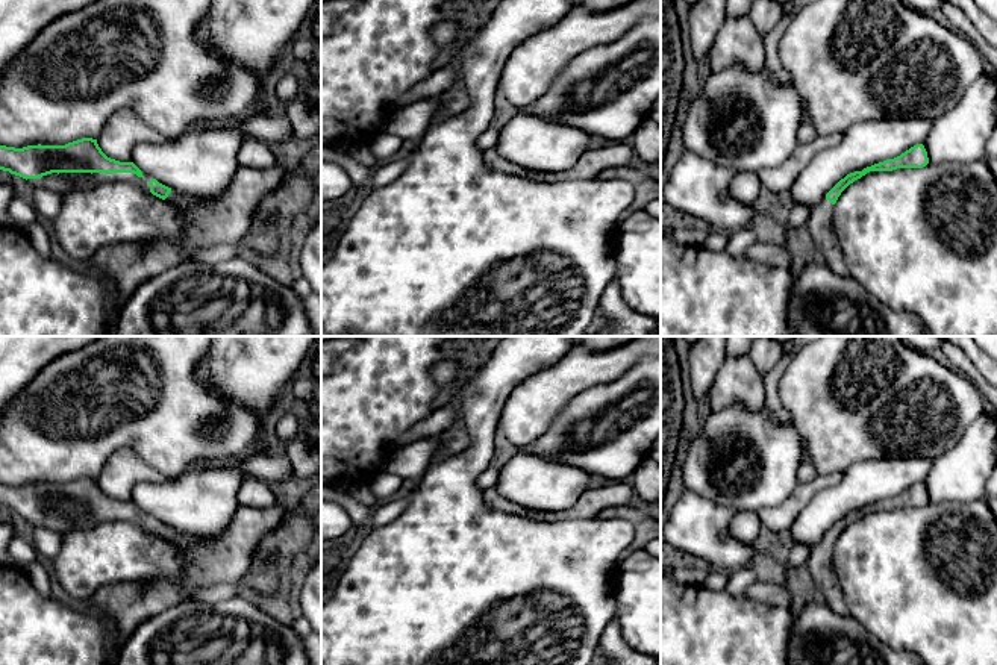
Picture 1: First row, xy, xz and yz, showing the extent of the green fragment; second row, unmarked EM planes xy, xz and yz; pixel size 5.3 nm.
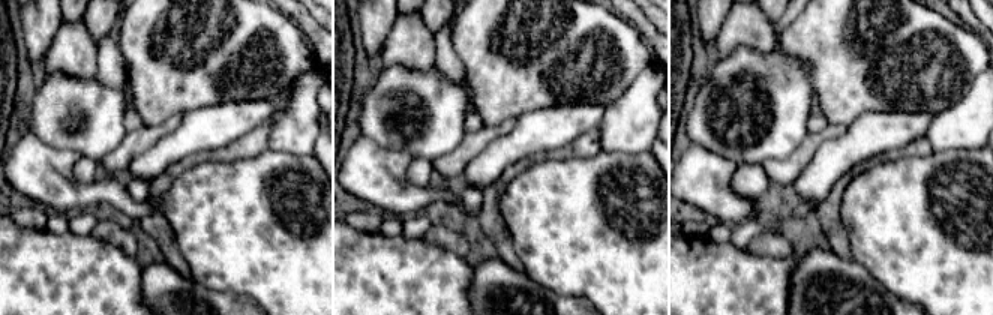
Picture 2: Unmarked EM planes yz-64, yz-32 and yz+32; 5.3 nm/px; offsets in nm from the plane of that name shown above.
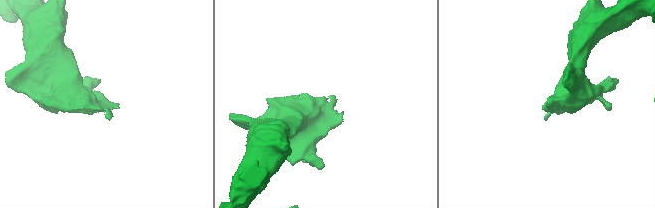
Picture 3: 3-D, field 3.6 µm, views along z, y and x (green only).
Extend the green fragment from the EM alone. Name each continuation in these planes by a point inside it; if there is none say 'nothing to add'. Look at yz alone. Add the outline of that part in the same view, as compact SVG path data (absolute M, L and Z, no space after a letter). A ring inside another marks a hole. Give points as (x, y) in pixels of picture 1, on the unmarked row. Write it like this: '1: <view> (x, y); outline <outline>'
1: yz (820, 561); outline M823 536L812 548L809 556L809 574L814 583L823 592L826 604L838 615L847 617L849 609L844 603L844 594L838 576L832 567L833 544Z

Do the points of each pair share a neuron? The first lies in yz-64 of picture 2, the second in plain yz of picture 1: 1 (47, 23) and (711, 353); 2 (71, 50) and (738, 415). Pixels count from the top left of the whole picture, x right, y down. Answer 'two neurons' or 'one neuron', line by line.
1: one neuron
2: two neurons

